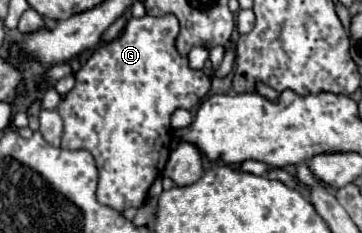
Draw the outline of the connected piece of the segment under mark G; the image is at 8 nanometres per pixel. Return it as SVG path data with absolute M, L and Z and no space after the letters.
M144 16L128 18L122 34L108 44L102 44L88 62L76 74L74 88L58 104L58 114L64 120L62 148L66 150L88 150L98 168L98 190L96 198L100 204L124 212L126 208L142 206L148 188L164 170L170 154L172 126L170 114L178 108L192 110L210 90L210 80L202 70L192 70L188 58L180 56L174 48L174 40L180 32L174 16Z

